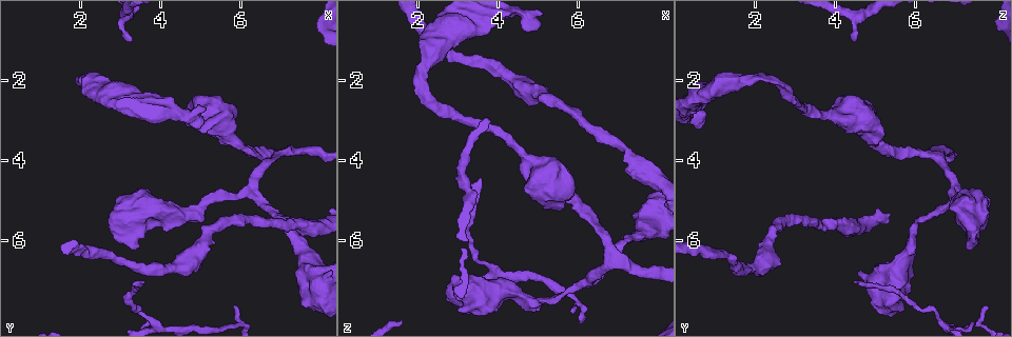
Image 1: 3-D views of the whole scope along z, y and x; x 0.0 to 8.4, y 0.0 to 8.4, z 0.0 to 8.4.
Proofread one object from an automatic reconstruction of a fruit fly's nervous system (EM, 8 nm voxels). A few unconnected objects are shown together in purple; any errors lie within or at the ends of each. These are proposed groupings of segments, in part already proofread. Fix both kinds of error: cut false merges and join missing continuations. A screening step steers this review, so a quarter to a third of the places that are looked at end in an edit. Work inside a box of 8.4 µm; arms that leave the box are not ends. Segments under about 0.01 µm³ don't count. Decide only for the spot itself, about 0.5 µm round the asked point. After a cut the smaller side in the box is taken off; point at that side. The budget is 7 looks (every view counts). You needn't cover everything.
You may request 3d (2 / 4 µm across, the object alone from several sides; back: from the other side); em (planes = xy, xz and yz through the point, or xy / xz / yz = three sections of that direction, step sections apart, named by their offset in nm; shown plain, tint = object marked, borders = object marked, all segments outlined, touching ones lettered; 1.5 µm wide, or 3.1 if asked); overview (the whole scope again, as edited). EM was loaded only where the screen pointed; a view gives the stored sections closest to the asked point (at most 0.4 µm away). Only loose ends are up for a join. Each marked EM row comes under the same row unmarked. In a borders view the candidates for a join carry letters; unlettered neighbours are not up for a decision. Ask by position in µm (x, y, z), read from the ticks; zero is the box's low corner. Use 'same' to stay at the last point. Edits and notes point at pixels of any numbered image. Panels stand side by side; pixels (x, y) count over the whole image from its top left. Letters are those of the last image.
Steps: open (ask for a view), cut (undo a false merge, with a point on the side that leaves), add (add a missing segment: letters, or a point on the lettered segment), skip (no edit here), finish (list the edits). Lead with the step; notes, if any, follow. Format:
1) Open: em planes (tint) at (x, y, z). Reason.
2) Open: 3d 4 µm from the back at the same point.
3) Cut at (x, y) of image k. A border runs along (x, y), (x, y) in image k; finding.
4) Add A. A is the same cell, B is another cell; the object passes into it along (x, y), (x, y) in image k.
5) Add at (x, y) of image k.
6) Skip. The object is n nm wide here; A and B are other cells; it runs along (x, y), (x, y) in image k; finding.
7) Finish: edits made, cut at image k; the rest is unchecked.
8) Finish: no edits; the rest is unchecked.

Open: em xy step 8 (borders) at (3.25, 1.00, 4.45). Free end.

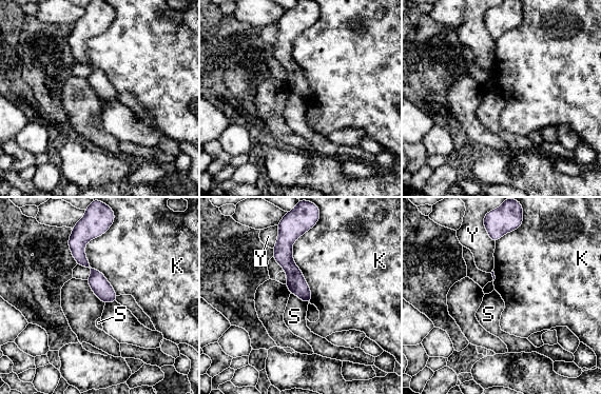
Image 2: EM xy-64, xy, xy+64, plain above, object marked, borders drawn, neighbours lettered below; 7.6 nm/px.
Open: em planes (borders) at the same point. Another direction.

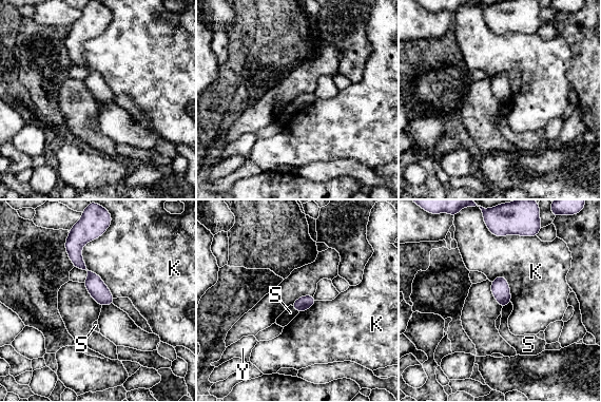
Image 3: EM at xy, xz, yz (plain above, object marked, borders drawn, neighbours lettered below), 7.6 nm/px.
Skip. K, S and Y are other cells; no lettered segment goes on from it.

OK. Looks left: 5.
Open: em planes (borders) at (7.50, 5.55, 4.20). Thick turns thin.

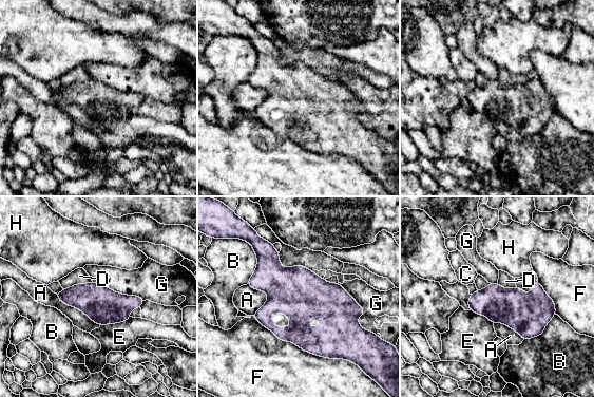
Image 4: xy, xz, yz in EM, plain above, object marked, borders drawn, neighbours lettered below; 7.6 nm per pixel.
Skip. The object is 280 nm wide here; A, B, C, D, E, F, G and H are other cells; a border runs along (92, 281), (73, 284), (63, 289) in image 4; continuous, no second cell.

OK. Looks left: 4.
Open: em yz step 8 (borders) at (5.85, 7.65, 7.70). Branch stops here.

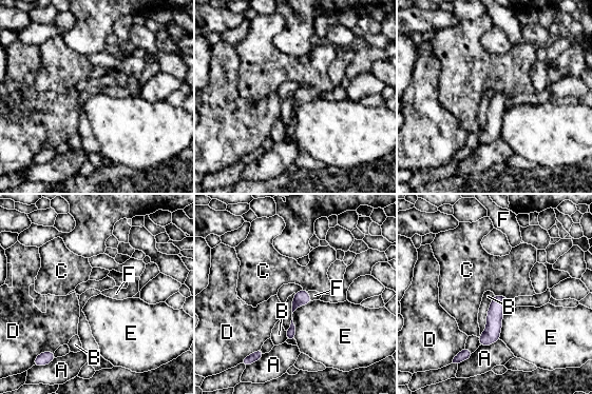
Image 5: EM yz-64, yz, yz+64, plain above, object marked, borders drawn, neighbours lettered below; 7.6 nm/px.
Add F. F is the same cell, A, B, C, D and E are other cells; the object passes into it along (302, 297), (309, 296), (314, 295) in image 5; the cell continues.

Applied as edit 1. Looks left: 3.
Finish: edits made, add at image 5; the rest is unchecked.

